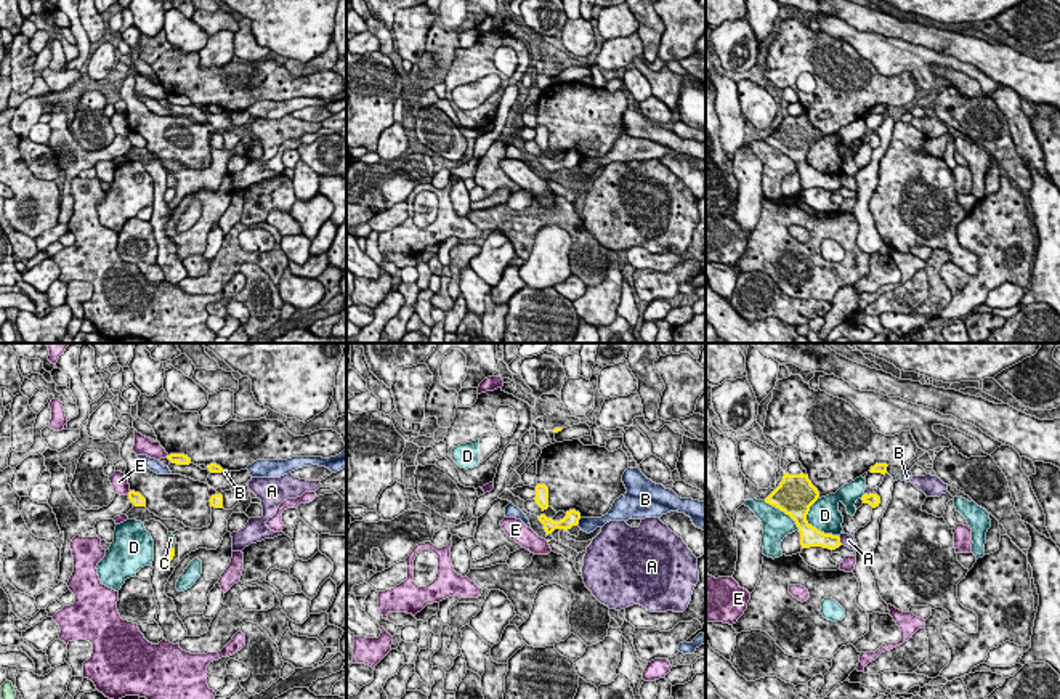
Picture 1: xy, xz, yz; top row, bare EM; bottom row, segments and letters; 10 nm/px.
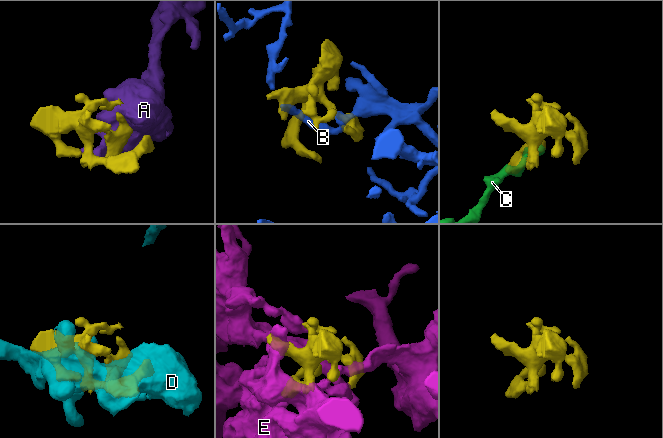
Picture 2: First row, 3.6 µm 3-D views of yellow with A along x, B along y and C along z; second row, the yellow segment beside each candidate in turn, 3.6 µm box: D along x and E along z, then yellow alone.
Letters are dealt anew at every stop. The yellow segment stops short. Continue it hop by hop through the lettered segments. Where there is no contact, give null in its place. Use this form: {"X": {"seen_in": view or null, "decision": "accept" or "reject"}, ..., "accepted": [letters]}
{"A": {"seen_in": "yz", "decision": "reject"}, "B": {"seen_in": "xz", "decision": "reject"}, "C": {"seen_in": "xy", "decision": "reject"}, "D": {"seen_in": "yz", "decision": "reject"}, "E": {"seen_in": "xy", "decision": "reject"}, "accepted": []}

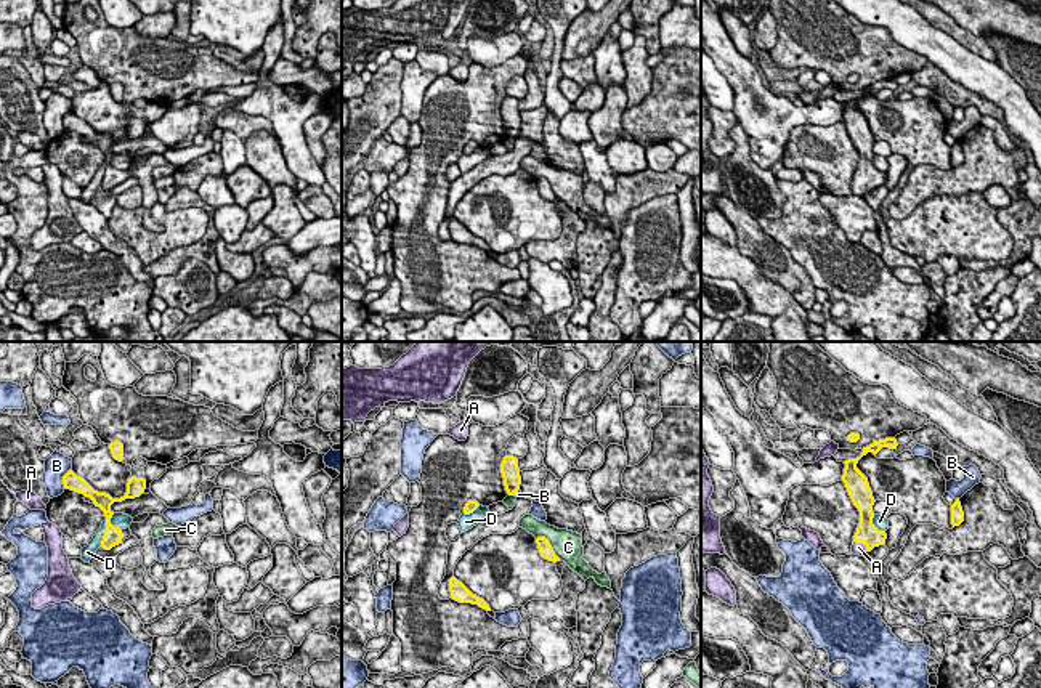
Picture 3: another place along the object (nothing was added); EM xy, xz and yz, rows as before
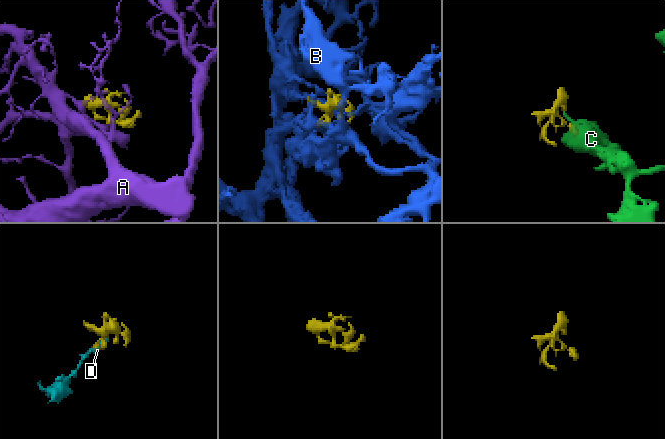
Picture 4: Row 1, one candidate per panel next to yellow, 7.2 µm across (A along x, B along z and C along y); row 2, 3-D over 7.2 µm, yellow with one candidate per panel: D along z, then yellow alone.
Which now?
{"A": {"seen_in": "yz", "decision": "accept"}, "B": {"seen_in": "xy", "decision": "reject"}, "C": {"seen_in": "xz", "decision": "reject"}, "D": {"seen_in": "xy", "decision": "reject"}, "accepted": ["A"]}

